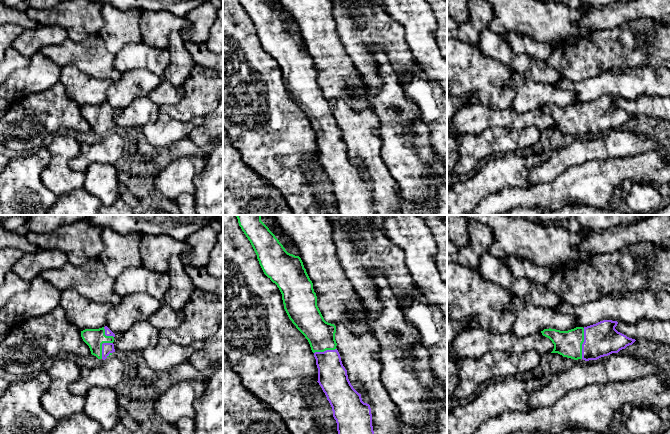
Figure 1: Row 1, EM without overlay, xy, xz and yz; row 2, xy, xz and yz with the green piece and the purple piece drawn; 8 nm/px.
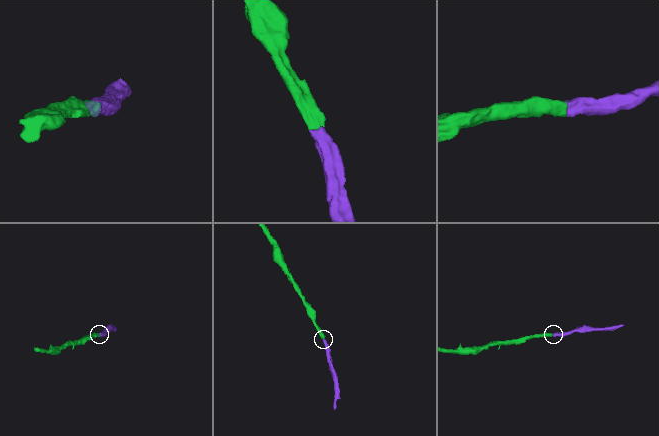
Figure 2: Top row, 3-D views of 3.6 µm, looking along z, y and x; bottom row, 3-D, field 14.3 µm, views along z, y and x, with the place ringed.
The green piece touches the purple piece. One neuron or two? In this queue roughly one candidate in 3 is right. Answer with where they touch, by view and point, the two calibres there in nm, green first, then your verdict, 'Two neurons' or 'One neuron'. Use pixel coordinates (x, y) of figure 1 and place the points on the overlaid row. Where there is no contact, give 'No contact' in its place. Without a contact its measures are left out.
Touches green at yz (582, 343). Thickness 200 nm (green) against 280 nm. One neuron

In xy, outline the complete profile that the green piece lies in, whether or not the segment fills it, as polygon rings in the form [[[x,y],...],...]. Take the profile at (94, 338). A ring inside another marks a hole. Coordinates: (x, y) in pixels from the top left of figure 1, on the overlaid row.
[[[107,327],[99,329],[85,329],[81,331],[83,341],[89,346],[91,354],[98,359],[105,360],[115,352],[115,334]]]

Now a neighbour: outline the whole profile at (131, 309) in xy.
[[[137,293],[123,297],[107,314],[106,326],[115,334],[127,331],[139,321],[147,321],[162,303],[149,295]]]

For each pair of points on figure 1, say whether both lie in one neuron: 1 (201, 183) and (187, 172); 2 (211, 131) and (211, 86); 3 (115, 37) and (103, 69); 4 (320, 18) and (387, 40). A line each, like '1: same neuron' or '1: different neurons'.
1: different neurons
2: different neurons
3: different neurons
4: different neurons

